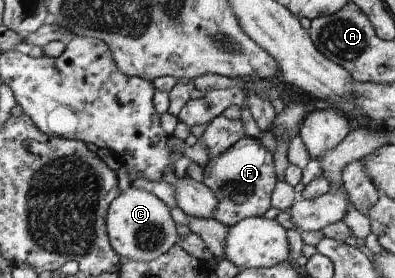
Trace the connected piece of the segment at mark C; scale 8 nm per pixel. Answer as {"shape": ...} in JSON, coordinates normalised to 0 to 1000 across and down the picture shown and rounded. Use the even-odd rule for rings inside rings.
{"shape":[[[334,662],[281,727],[268,802],[281,878],[309,935],[380,942],[430,903],[451,871],[451,835],[420,734],[395,701]]]}

